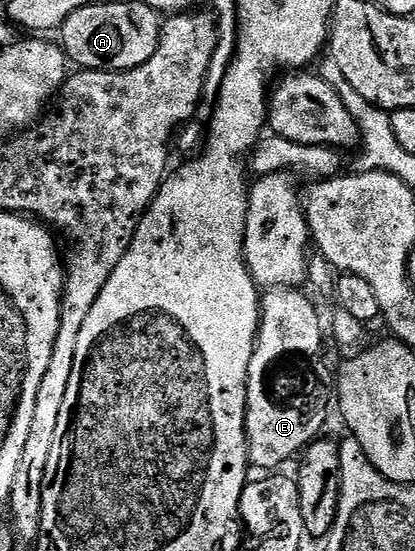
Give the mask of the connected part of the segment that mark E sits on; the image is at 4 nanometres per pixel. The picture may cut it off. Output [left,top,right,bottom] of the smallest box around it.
[246,287,334,469]

